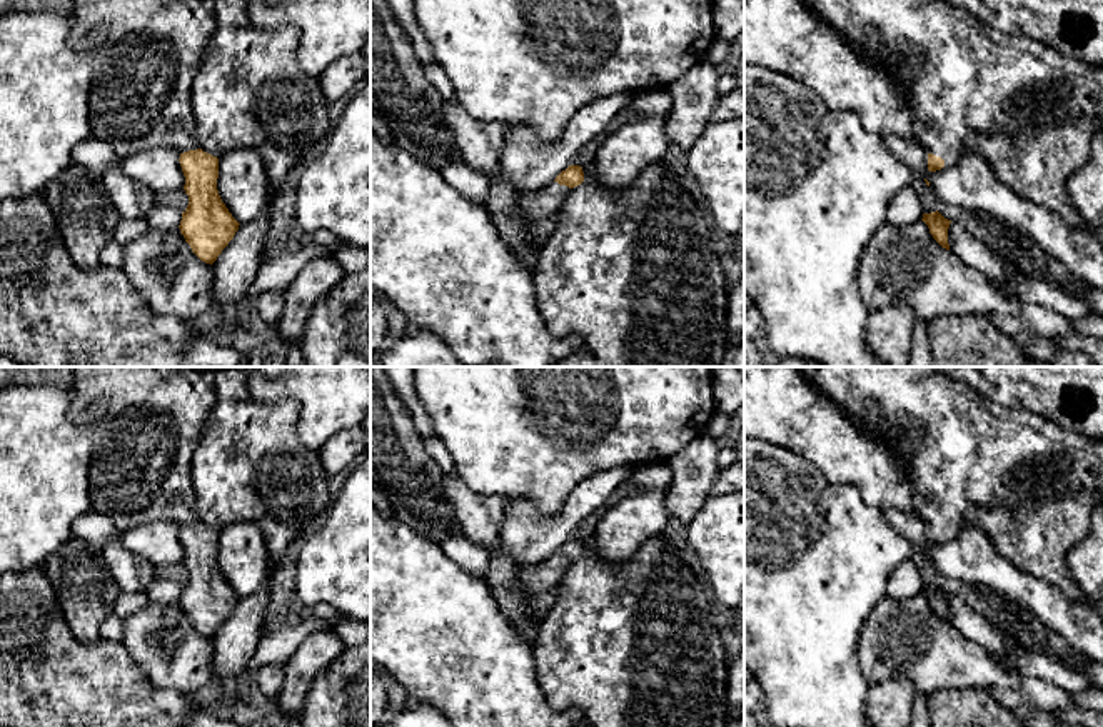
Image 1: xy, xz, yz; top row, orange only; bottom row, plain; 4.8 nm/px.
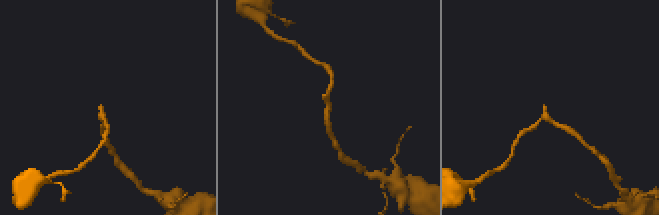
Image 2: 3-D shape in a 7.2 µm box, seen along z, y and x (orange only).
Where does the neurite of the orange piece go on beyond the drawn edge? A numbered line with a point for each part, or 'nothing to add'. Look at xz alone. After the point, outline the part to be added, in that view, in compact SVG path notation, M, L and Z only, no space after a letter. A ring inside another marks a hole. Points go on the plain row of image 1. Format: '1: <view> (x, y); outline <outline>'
1: xz (513, 586); outline M501 540L489 550L486 584L514 630L532 645L541 619L529 614L531 599L551 587L557 587L569 567L569 560L551 555L541 564L522 565Z

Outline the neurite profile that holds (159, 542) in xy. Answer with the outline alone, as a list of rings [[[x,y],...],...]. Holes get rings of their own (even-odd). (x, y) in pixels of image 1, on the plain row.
[[[169,520],[140,525],[120,535],[122,545],[154,567],[184,564],[185,550],[180,540],[180,527]]]

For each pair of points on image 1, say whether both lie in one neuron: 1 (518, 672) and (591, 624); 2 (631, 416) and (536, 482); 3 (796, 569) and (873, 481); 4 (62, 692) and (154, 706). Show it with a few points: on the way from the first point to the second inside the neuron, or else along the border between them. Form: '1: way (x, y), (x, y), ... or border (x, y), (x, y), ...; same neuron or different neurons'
1: border (531, 646), (536, 681), (546, 699); different neurons
2: way (609, 437), (586, 454), (564, 454), (559, 459); same neuron
3: border (825, 477), (850, 484), (881, 512); different neurons
4: way (85, 706), (130, 706); same neuron

